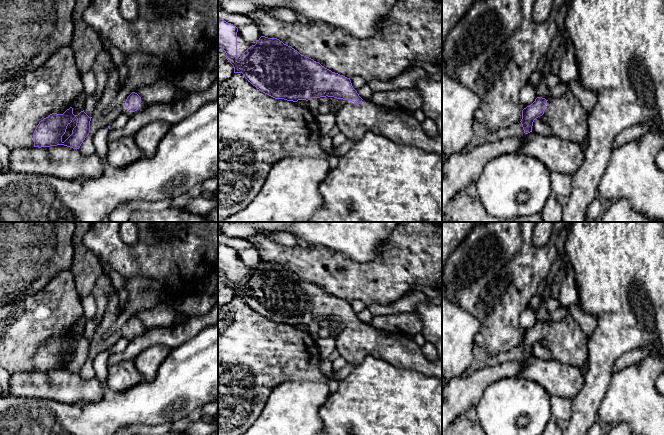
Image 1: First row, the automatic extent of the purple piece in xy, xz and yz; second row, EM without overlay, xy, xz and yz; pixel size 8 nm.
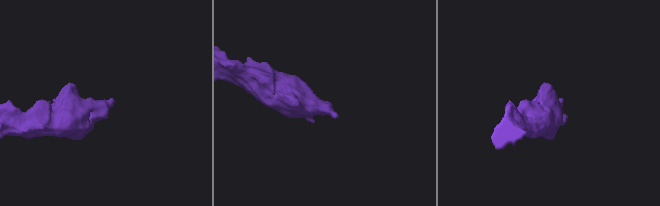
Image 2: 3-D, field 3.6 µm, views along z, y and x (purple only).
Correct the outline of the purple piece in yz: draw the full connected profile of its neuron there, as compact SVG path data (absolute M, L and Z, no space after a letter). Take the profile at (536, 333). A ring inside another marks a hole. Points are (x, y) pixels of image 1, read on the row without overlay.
M570 314L562 320L550 321L547 324L537 321L531 329L524 332L520 346L525 358L532 356L534 344L543 338L549 344L553 360L577 368L588 365L588 336Z

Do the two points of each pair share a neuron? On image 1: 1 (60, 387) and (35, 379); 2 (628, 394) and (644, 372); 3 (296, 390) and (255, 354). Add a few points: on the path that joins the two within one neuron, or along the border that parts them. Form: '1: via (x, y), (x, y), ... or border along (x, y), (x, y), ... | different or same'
1: via (54, 385), (41, 384) | same
2: via (632, 389), (641, 377) | same
3: border along (310, 381), (284, 381), (278, 384), (268, 396) | different

